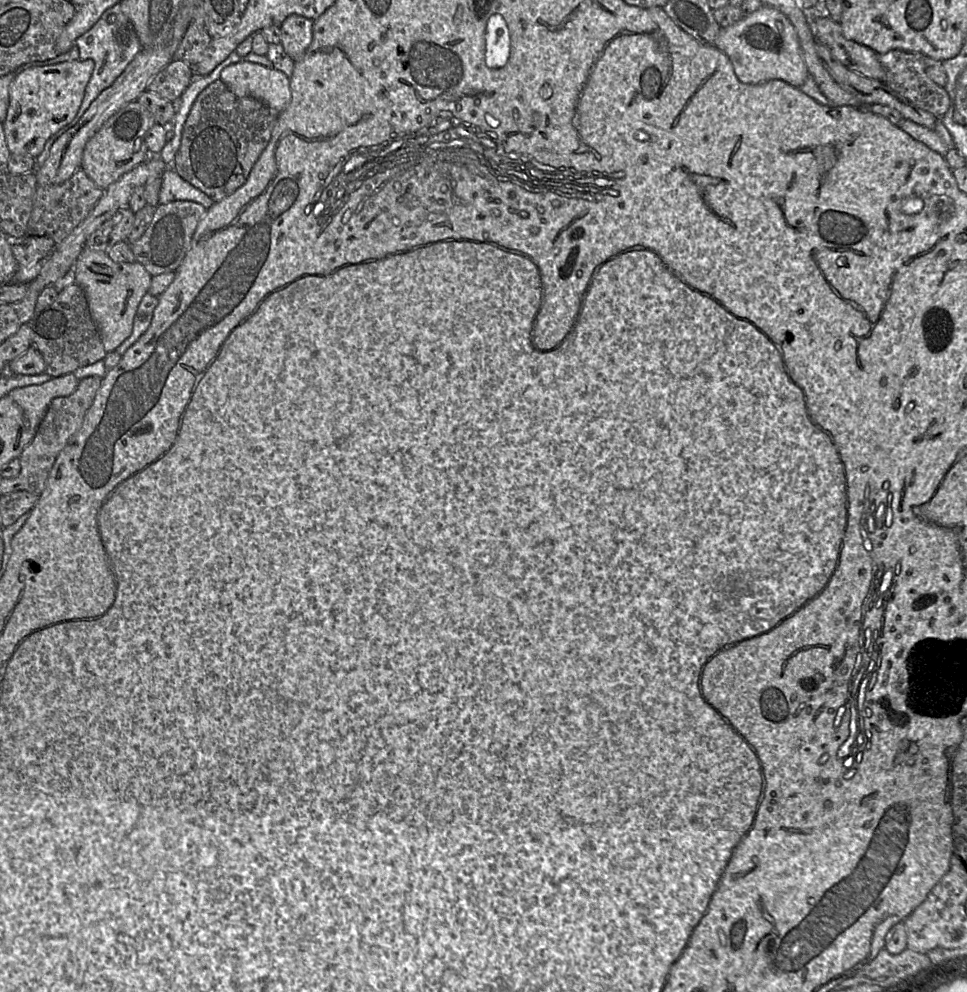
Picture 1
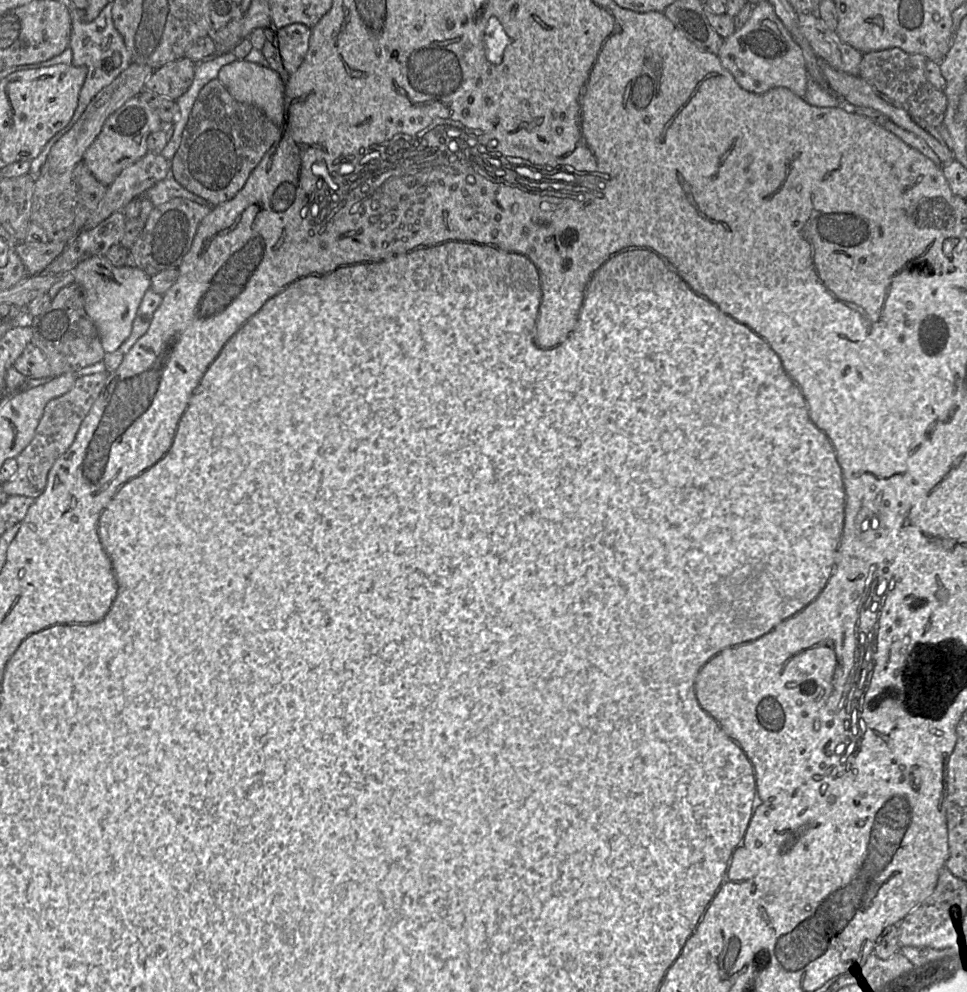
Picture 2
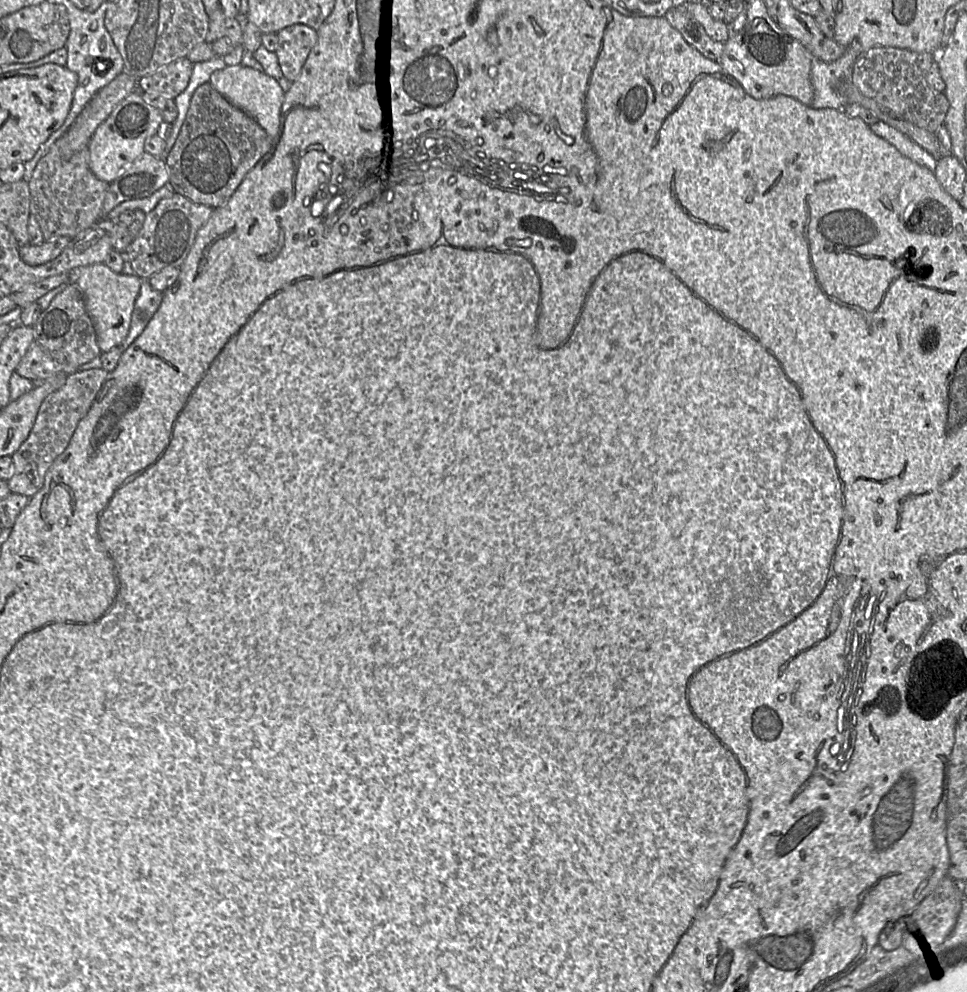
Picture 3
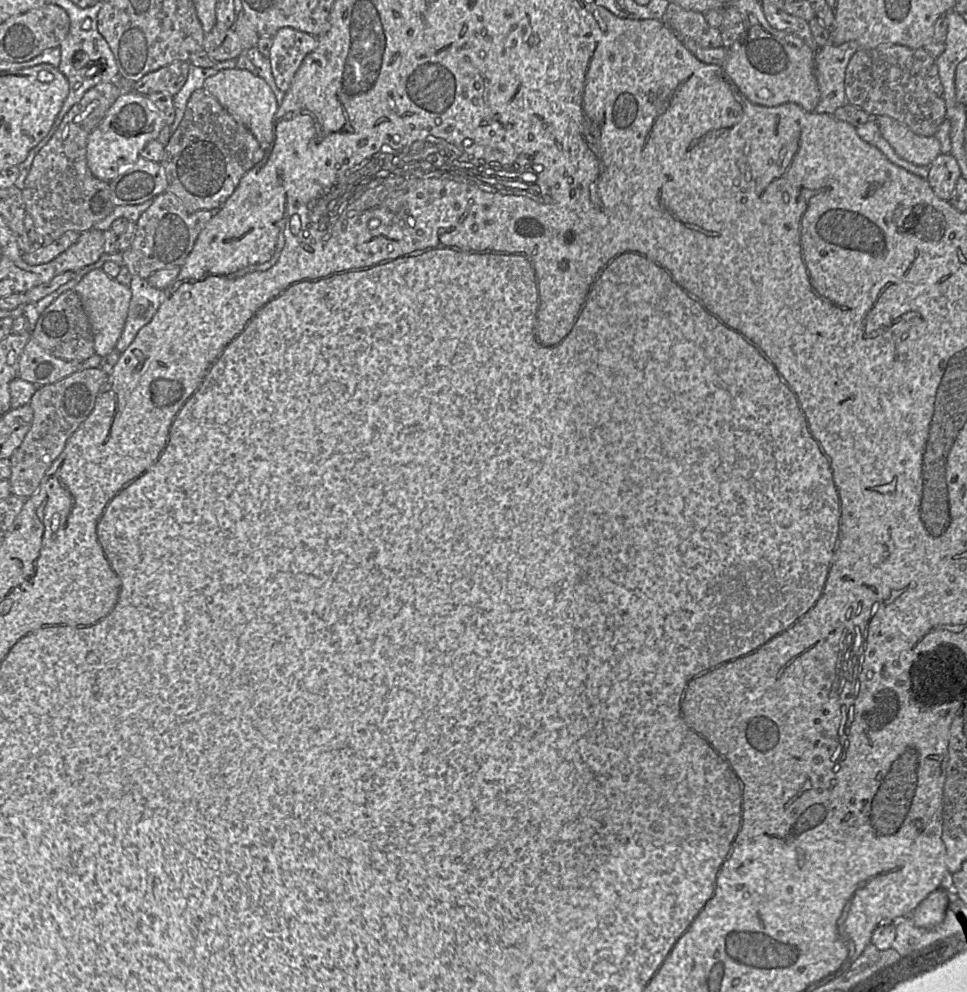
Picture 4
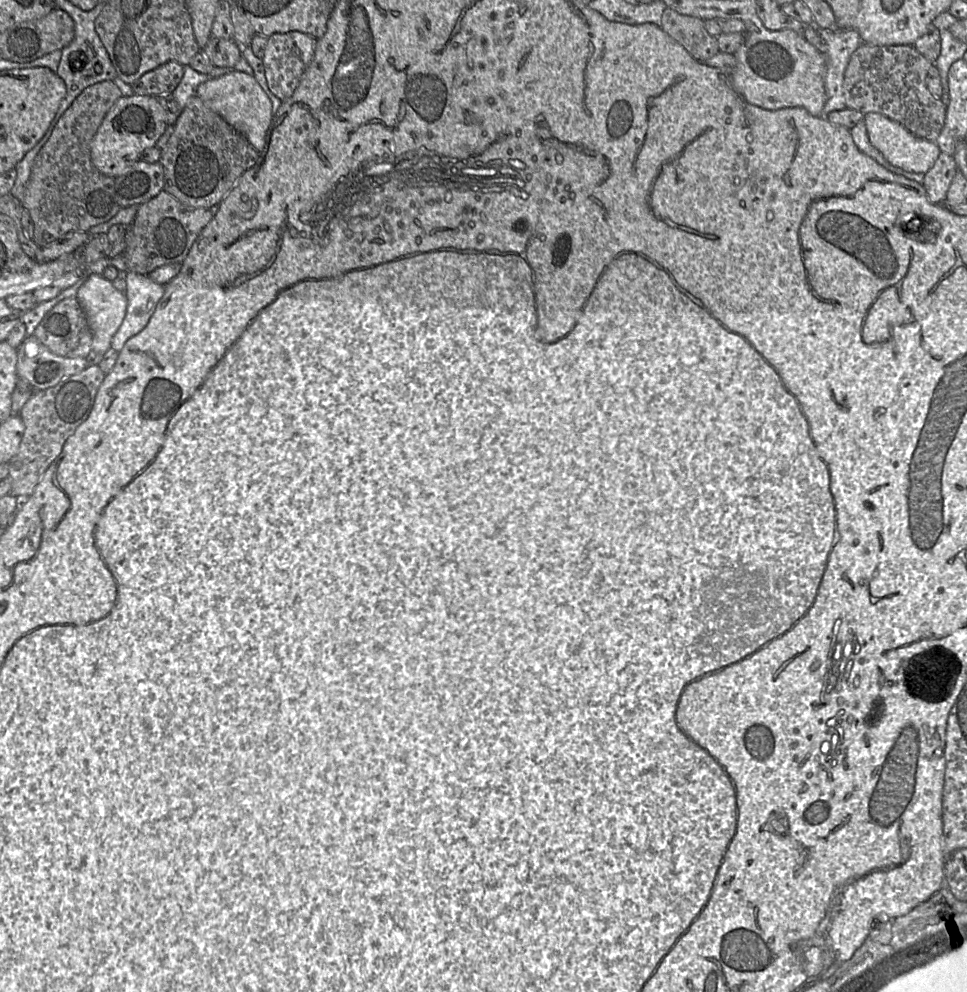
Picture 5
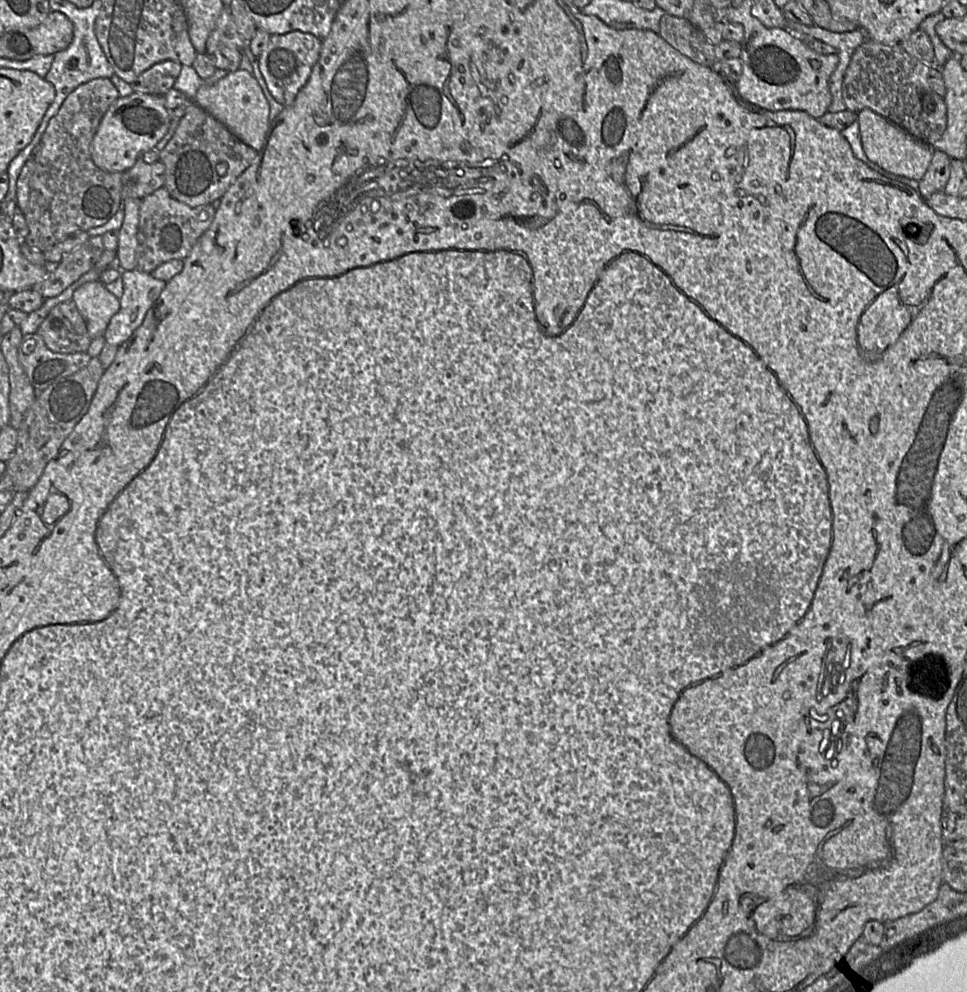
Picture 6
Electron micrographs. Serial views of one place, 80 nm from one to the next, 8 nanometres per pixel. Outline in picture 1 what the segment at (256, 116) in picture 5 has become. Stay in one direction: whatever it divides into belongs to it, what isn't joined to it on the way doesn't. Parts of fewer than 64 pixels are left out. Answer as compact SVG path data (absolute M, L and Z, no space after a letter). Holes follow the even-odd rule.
M241 60L222 70L220 79L239 97L255 98L276 112L290 103L290 78L280 70Z

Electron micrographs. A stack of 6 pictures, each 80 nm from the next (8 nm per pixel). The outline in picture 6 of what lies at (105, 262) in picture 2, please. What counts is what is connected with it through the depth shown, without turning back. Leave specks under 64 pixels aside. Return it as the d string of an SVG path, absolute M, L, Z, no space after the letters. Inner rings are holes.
M100 280L90 281L76 289L72 300L85 320L91 339L104 336L110 319L120 308L120 300Z

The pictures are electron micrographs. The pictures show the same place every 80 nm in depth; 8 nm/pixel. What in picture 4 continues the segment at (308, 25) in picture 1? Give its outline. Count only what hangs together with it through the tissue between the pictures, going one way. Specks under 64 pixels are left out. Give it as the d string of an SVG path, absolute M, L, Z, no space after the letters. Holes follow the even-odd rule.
M290 27L281 28L272 37L268 58L276 86L282 92L290 88L302 61L316 45L315 36Z

